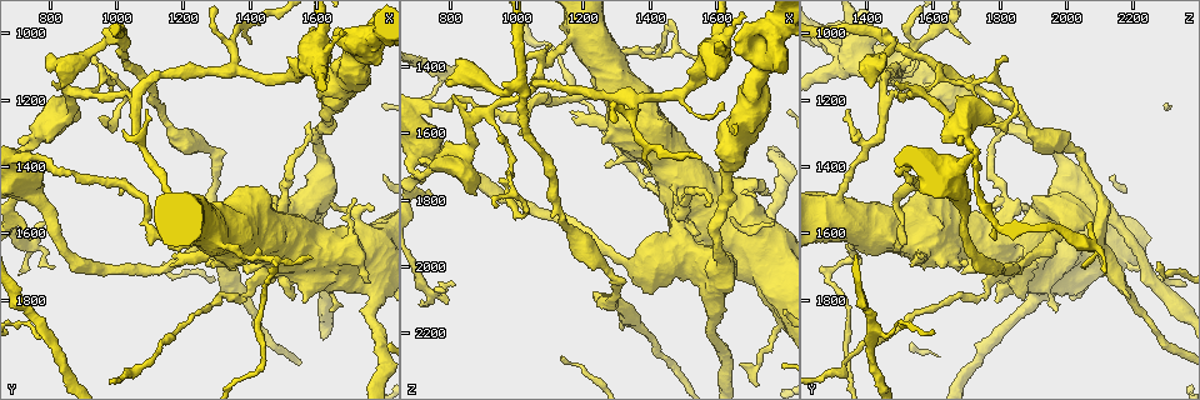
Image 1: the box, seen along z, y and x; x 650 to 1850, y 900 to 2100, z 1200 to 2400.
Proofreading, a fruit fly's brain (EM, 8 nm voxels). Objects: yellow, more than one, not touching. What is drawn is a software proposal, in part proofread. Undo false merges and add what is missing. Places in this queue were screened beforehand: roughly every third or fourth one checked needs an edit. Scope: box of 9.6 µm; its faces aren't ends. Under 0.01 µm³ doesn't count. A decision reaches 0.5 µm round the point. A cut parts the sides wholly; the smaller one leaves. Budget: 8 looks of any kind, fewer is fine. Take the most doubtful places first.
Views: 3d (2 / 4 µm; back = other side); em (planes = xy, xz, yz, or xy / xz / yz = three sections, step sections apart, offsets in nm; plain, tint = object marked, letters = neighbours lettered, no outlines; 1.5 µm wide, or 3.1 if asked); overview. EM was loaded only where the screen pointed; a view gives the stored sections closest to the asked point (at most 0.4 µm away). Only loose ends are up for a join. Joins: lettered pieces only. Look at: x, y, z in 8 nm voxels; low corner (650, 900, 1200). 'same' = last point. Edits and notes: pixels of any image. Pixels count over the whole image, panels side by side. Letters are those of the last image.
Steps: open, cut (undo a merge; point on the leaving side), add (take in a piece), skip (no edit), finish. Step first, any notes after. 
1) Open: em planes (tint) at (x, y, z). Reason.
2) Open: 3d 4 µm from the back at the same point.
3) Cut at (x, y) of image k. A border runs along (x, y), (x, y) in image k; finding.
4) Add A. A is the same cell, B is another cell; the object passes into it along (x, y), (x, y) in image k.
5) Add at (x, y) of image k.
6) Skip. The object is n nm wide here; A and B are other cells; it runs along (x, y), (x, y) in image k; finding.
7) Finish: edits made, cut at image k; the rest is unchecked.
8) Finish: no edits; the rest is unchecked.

Open: em yz step 8 (tint) at (790, 1580, 2070). Branch stops here.

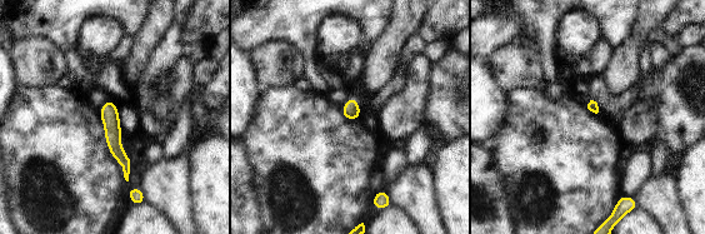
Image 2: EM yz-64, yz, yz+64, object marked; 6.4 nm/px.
Open: em planes (letters) at the same point. Another direction.

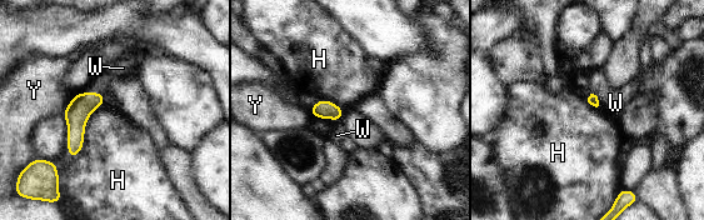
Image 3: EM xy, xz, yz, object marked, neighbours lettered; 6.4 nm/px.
Add W. W is the same cell, H and Y are other cells; the object passes into it along (81, 106), (93, 91), (123, 68) in image 3; the neuron continues.

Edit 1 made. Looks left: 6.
Open: 3d 4 µm at (1290, 980, 1520). Sharp bend.

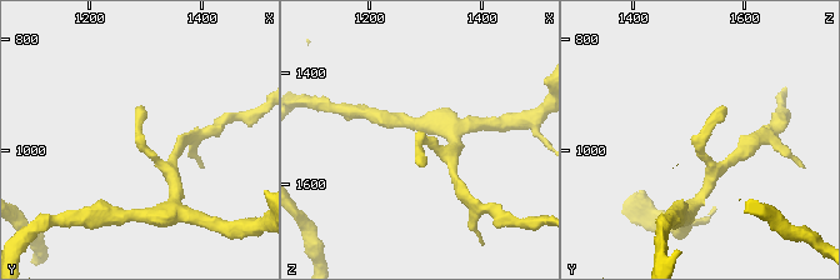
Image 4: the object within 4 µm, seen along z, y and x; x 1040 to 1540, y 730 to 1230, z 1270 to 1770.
Open: em xy step 4 (letters) at (1285, 985, 1515).

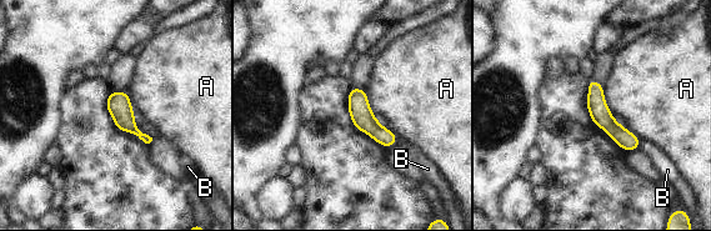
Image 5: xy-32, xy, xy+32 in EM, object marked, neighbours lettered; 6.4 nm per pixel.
Open: em planes (letters) at the same point.

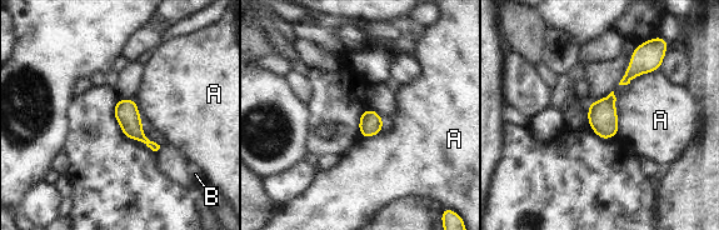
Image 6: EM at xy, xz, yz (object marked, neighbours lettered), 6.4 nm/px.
Skip. A and B are other cells; one neuron here.

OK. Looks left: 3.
Open: em xy step 4 (letters) at (1500, 1490, 1810). Calibre changes.

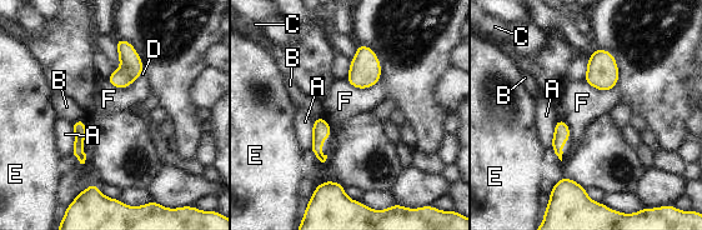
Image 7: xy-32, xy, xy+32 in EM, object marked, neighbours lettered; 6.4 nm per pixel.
Skip. A, B, C, D, E and F are other cells; a border runs along (140, 75), (125, 88), (106, 80) in image 7; all the same neuron.

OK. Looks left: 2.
Finish: edits made, add at image 3; the rest is unchecked.

